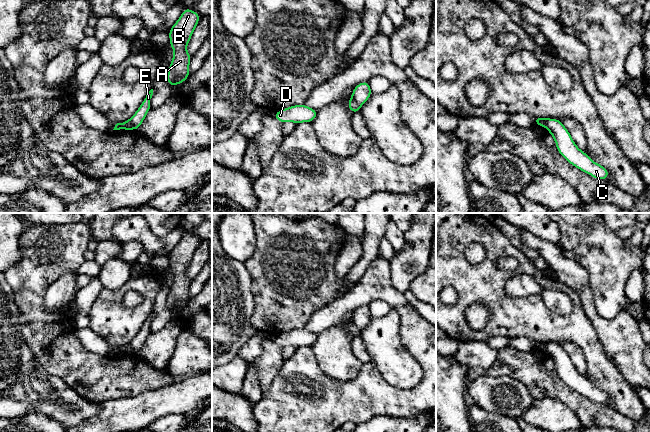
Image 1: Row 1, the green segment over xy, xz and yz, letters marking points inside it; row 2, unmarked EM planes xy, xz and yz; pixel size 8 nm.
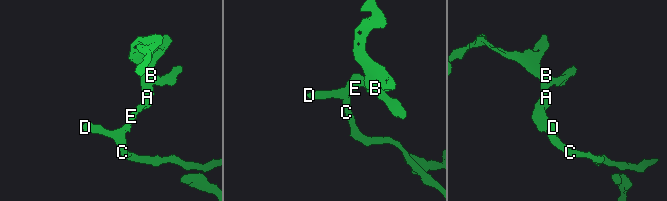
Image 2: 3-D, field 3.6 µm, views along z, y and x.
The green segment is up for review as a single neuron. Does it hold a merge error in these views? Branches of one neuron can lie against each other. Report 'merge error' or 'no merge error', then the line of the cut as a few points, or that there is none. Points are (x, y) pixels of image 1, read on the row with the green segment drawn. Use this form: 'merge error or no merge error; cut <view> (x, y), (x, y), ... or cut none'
merge error; cut xz (351, 98), (360, 106)

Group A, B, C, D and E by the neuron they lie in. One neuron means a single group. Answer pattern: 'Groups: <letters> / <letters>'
Groups: A B E / C D

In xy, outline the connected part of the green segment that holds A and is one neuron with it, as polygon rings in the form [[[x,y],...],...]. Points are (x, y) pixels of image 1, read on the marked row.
[[[185,8],[168,32],[169,45],[174,50],[174,56],[167,72],[167,83],[172,87],[186,81],[190,75],[189,64],[192,56],[187,52],[186,47],[199,20],[200,15],[197,12]]]

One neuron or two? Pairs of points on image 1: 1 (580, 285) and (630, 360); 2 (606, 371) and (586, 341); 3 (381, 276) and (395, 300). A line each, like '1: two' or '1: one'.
1: one
2: one
3: one

